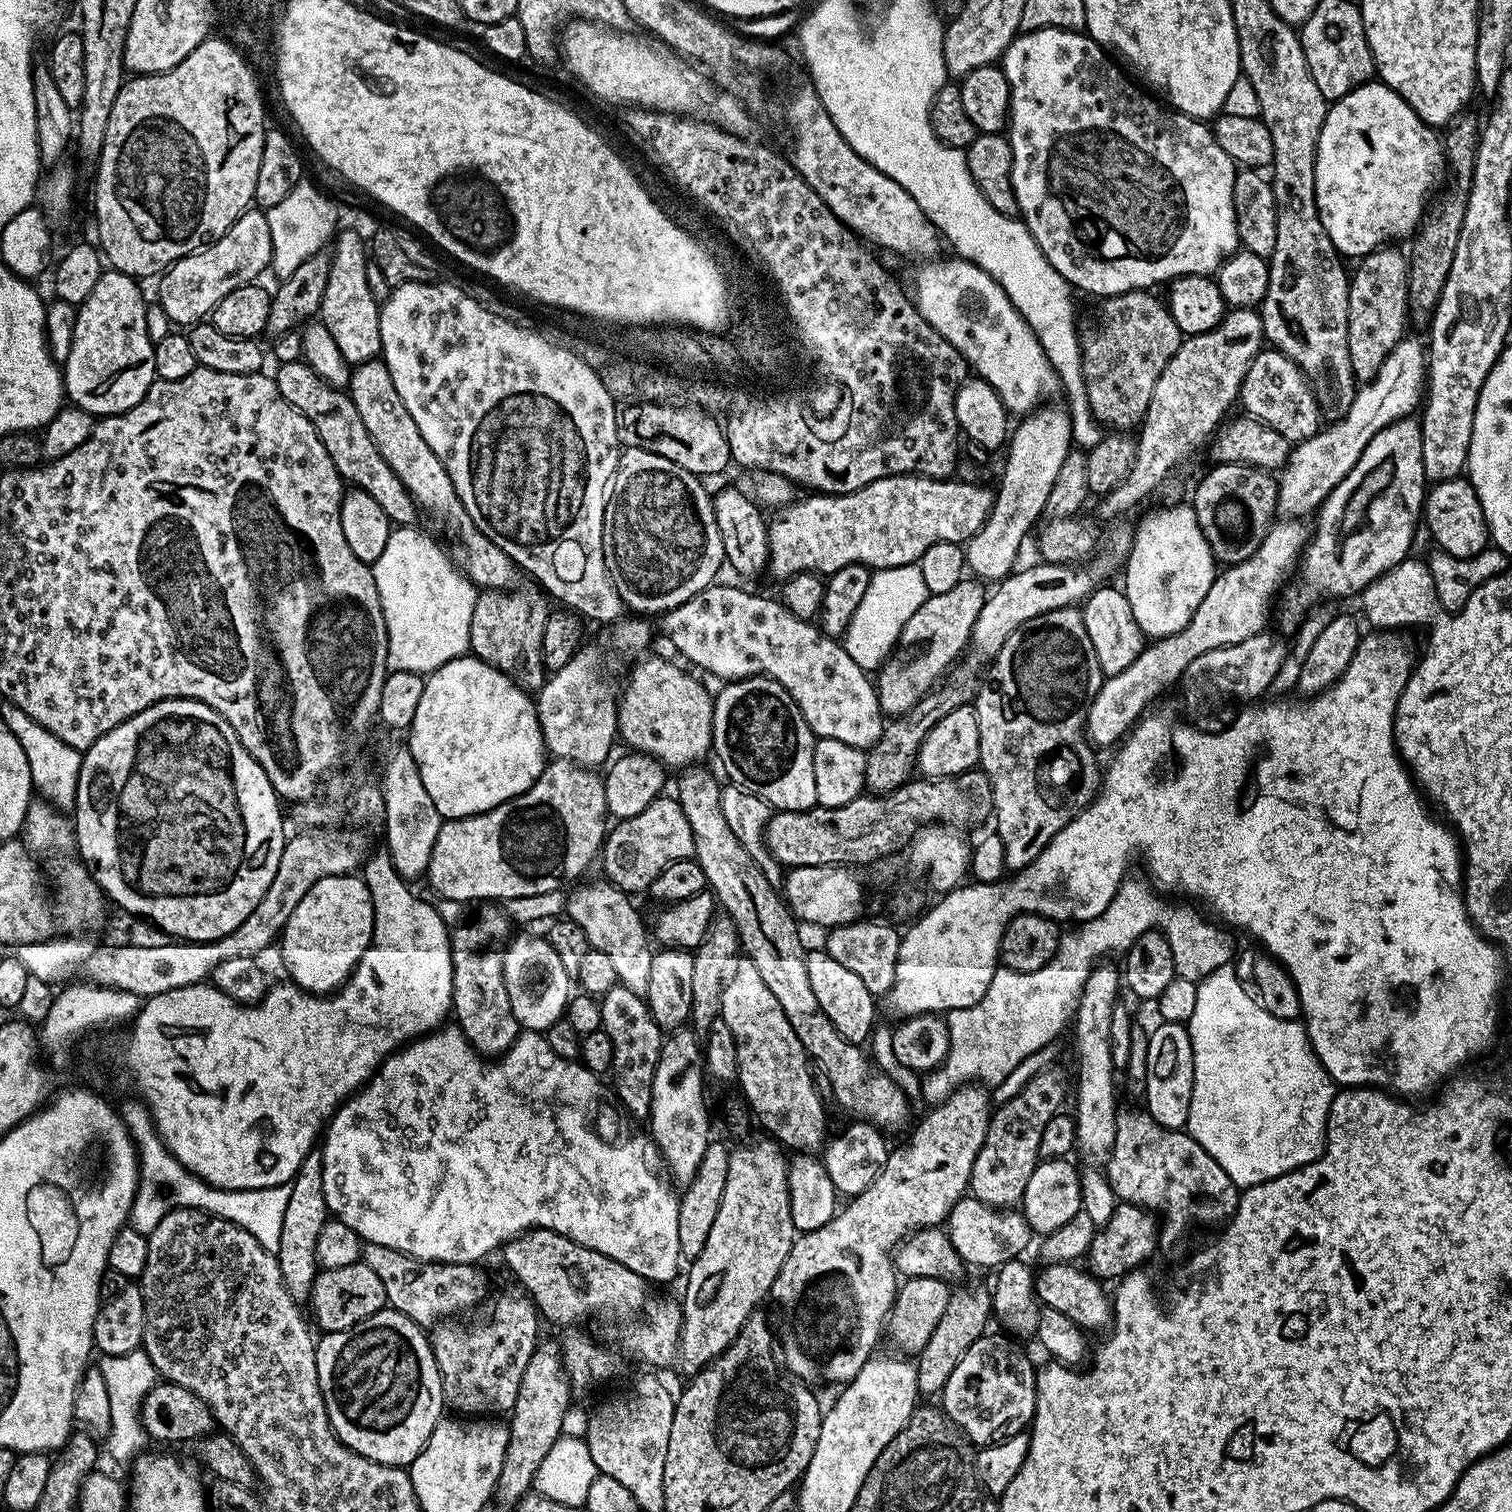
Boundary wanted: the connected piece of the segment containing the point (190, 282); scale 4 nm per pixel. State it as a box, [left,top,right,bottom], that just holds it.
[158,210,272,326]

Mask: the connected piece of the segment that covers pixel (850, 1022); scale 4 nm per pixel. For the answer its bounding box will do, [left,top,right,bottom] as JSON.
[806,950,877,1045]

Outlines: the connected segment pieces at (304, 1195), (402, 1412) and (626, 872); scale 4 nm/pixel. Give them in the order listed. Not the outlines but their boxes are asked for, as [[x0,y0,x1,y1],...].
[[274,1166,330,1301],[316,1306,446,1465],[598,794,696,894]]

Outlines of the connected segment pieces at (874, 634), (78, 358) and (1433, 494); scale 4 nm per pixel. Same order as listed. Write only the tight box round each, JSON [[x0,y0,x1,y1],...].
[[842,563,928,669],[62,270,157,417],[1422,478,1490,556]]

